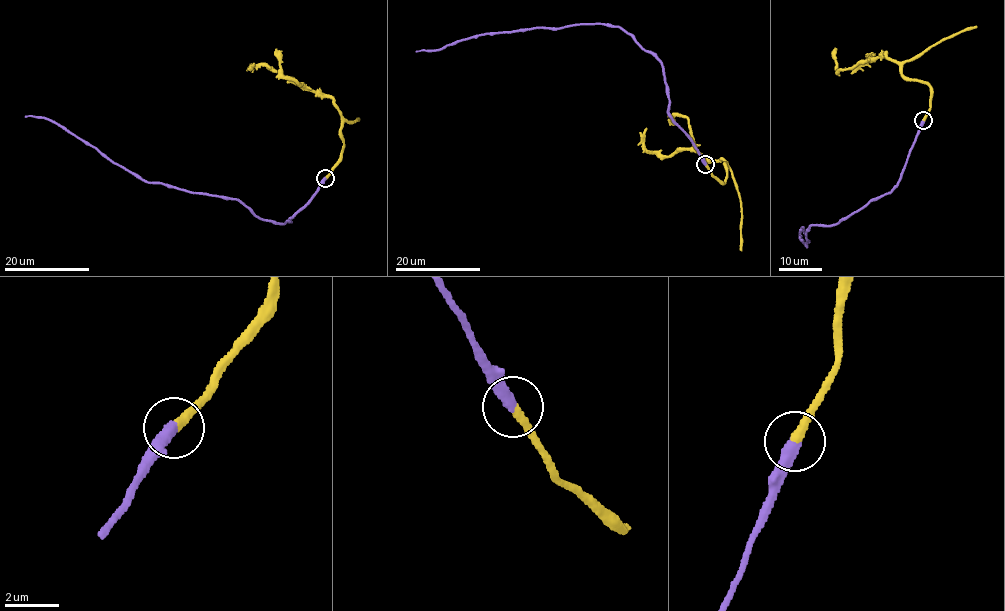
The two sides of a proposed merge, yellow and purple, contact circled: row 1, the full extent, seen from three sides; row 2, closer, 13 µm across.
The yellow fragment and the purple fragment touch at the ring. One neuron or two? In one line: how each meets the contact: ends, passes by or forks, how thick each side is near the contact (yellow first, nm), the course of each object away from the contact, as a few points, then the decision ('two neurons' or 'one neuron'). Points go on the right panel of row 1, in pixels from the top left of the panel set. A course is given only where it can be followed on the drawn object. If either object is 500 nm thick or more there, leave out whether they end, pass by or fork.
yellow ends there; purple ends there; 320 nm thick on the yellow side, 440 nm on the other; yellow runs (924, 121), (930, 88), (909, 79), (885, 53), (844, 68); purple runs (923, 121), (895, 186), (834, 224), (810, 226), (806, 247), (799, 238), (802, 227), (804, 233); one neuron

